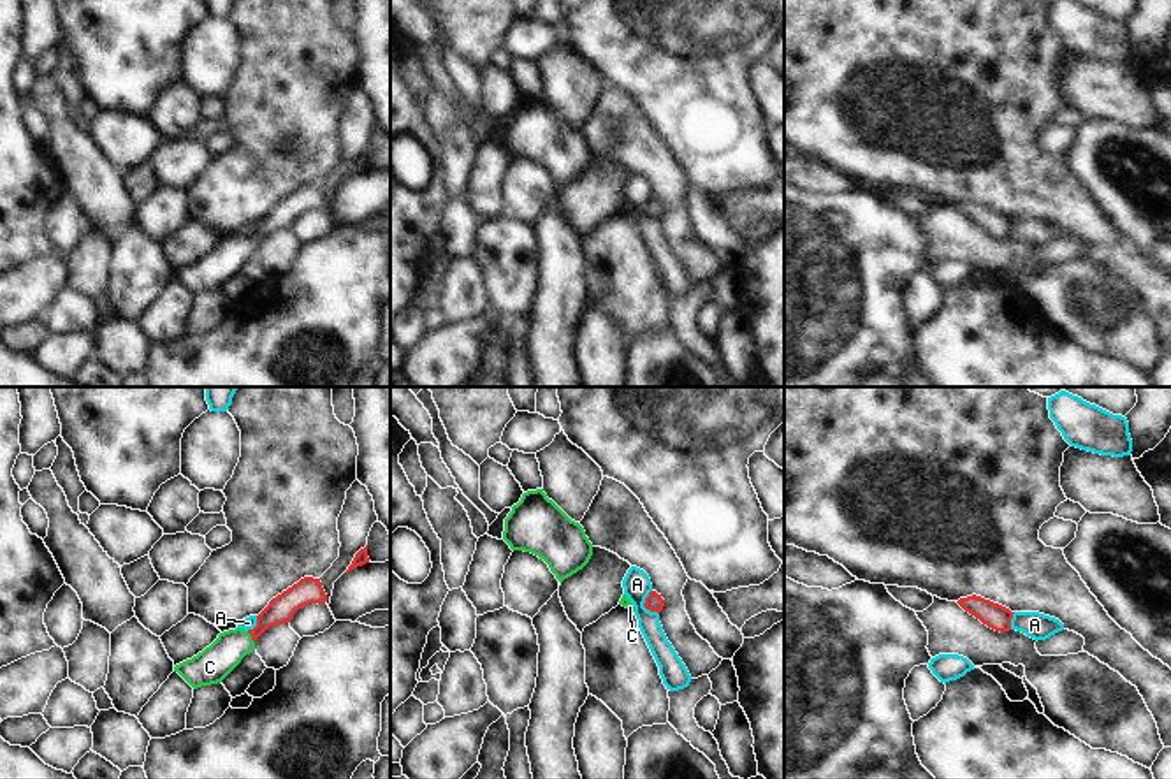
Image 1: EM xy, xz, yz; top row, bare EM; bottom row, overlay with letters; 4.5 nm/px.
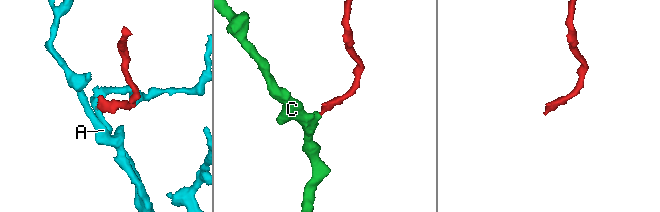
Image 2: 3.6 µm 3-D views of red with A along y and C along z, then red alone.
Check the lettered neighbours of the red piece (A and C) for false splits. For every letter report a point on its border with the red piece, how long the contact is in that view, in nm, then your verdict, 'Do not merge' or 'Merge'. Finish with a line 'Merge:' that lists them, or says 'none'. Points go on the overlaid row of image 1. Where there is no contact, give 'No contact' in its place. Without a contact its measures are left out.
A: Touches red at xz (644, 605). Shared border 120 nm. Do not merge
C: Touches red at xy (252, 637). Shared border 70 nm. Merge
Merge: C.

